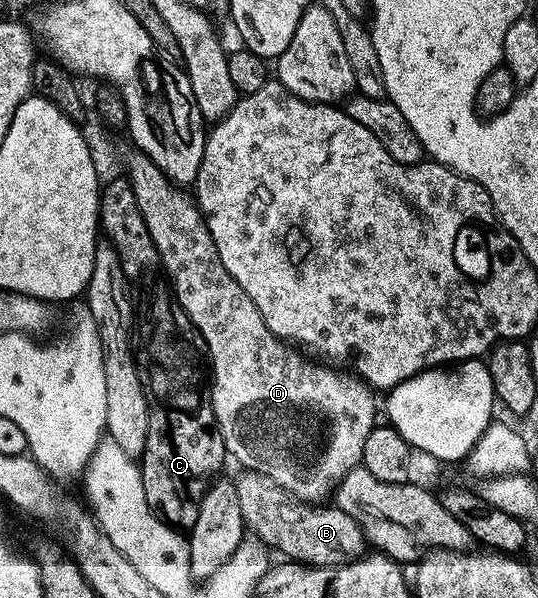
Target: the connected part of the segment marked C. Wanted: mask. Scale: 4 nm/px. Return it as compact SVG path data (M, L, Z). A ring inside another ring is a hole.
M119 177L112 184L105 186L100 192L100 222L102 235L107 242L114 245L114 249L118 253L118 257L122 261L122 269L126 273L129 284L131 284L132 293L132 321L134 324L134 354L136 357L136 368L138 369L138 377L142 381L142 389L146 393L146 401L148 402L148 412L150 413L150 425L148 426L148 436L146 437L146 449L144 454L140 456L138 462L140 465L140 476L142 477L142 489L146 493L146 501L150 505L153 513L160 516L169 527L177 529L190 529L194 525L194 521L198 521L198 509L200 508L200 499L207 493L214 477L221 474L220 466L226 460L226 452L224 450L224 442L222 441L222 433L216 424L214 417L214 409L212 408L210 399L210 391L206 384L210 379L210 360L204 345L204 338L198 333L196 326L190 321L190 317L182 309L182 305L176 299L176 293L172 290L167 275L164 274L164 266L160 264L160 254L154 245L154 241L150 237L150 229L146 229L146 221L142 221L142 213L138 213L138 201L134 201L134 189L130 189L127 178Z

